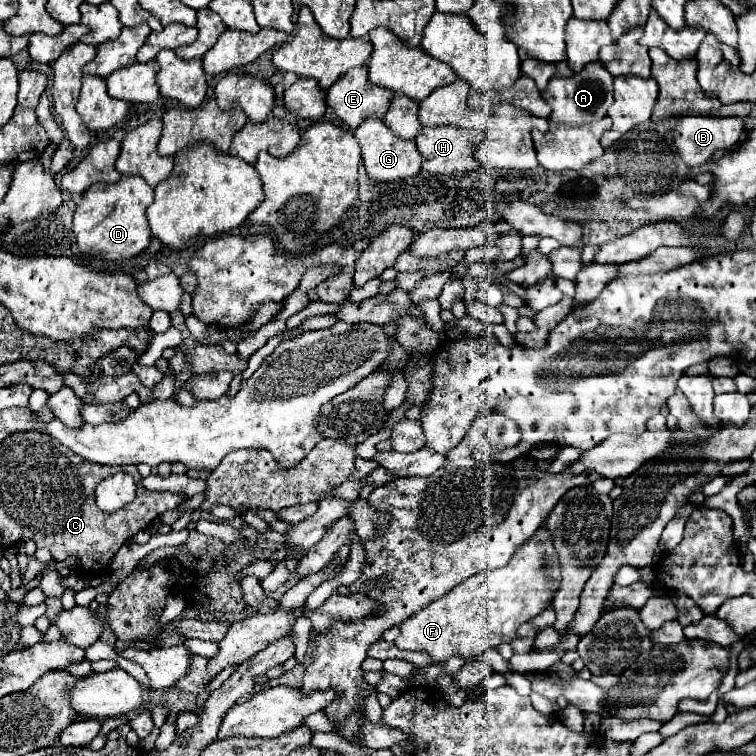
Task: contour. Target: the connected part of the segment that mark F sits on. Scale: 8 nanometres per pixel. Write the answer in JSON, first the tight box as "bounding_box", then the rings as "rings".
{"bounding_box":[394,527,557,664],"rings":[[[541,527],[532,542],[526,542],[514,552],[510,564],[492,572],[474,574],[452,588],[446,596],[406,618],[400,624],[400,636],[394,644],[402,650],[426,652],[432,658],[432,664],[440,664],[452,656],[476,660],[488,648],[512,642],[520,624],[532,620],[552,600],[556,580],[548,580],[542,566],[556,566],[557,562],[551,535]]]}

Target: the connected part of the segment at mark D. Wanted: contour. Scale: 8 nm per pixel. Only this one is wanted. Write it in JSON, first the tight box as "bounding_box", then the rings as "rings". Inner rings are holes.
{"bounding_box":[72,176,154,260],"rings":[[[122,176],[114,184],[98,182],[80,196],[72,230],[82,254],[100,256],[104,260],[128,260],[138,256],[150,244],[150,228],[146,208],[154,200],[154,190],[142,176]]]}

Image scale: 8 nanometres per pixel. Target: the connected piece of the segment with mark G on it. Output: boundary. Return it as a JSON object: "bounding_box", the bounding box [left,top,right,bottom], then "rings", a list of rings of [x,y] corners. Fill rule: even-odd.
{"bounding_box":[354,118,422,182],"rings":[[[368,118],[354,130],[354,138],[360,142],[362,160],[368,176],[376,182],[392,182],[408,176],[416,176],[422,166],[422,156],[414,144],[414,140],[400,140],[392,134],[392,130],[378,118]]]}

